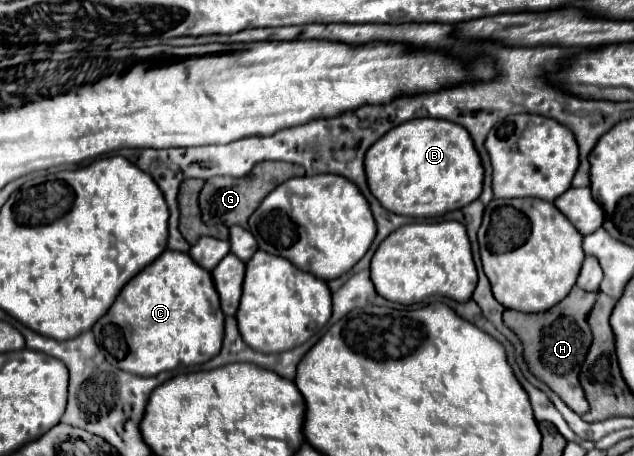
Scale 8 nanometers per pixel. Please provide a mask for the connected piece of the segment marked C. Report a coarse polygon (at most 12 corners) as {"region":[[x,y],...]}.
{"region":[[188,253],[124,285],[92,331],[132,375],[206,363],[224,313]]}

